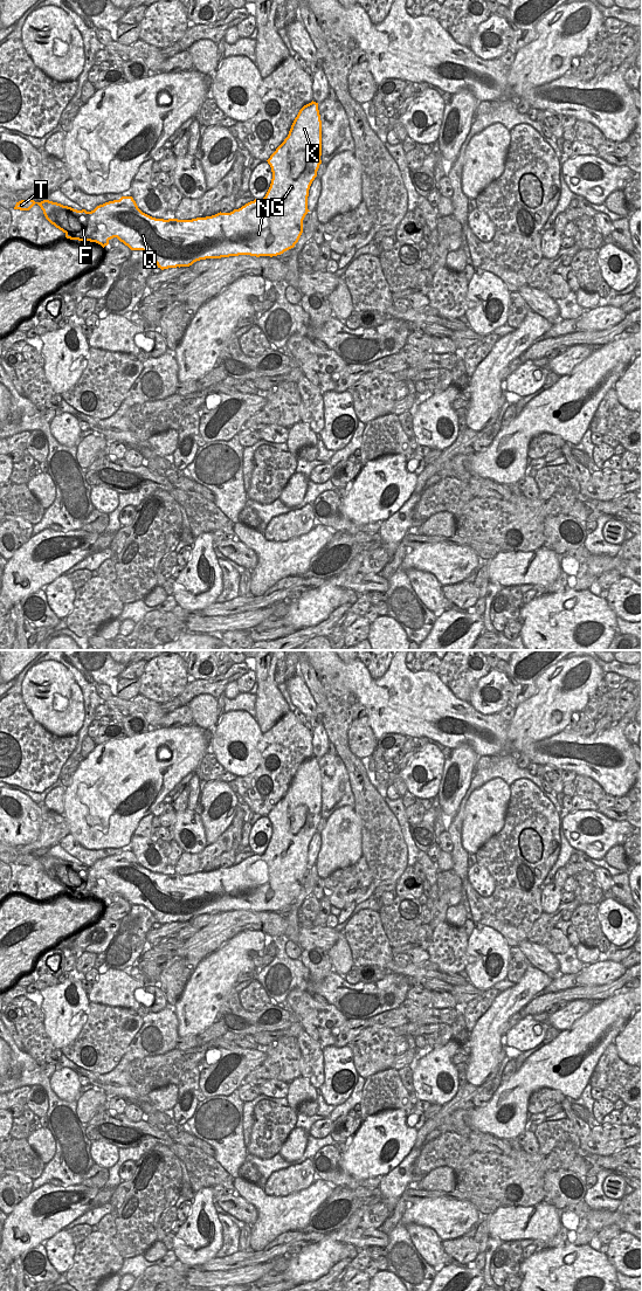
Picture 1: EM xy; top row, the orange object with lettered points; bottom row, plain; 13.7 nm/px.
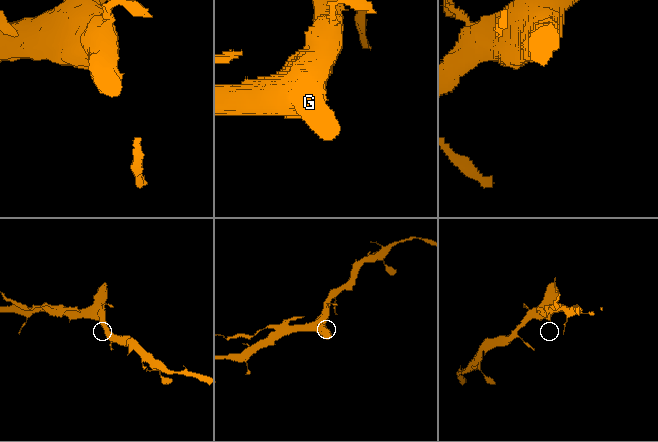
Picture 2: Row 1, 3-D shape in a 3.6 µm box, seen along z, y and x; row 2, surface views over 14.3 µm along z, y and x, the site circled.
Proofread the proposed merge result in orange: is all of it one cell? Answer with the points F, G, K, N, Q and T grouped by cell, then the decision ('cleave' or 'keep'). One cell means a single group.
groups F T / G K N Q; cleave

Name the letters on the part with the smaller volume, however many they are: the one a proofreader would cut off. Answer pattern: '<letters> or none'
F, T

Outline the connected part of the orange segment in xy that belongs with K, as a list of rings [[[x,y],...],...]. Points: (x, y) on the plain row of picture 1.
[[[318,758],[304,760],[295,773],[288,792],[267,815],[271,822],[270,842],[262,855],[255,854],[230,868],[192,875],[156,874],[143,868],[132,851],[122,851],[89,867],[90,881],[103,878],[108,886],[131,905],[149,909],[161,925],[189,921],[206,913],[239,910],[277,911],[295,902],[303,888],[309,844],[317,831],[322,810],[322,775]]]

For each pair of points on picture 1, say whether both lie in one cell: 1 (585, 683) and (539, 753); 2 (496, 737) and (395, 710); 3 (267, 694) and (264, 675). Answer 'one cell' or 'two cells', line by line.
1: two cells
2: one cell
3: one cell

